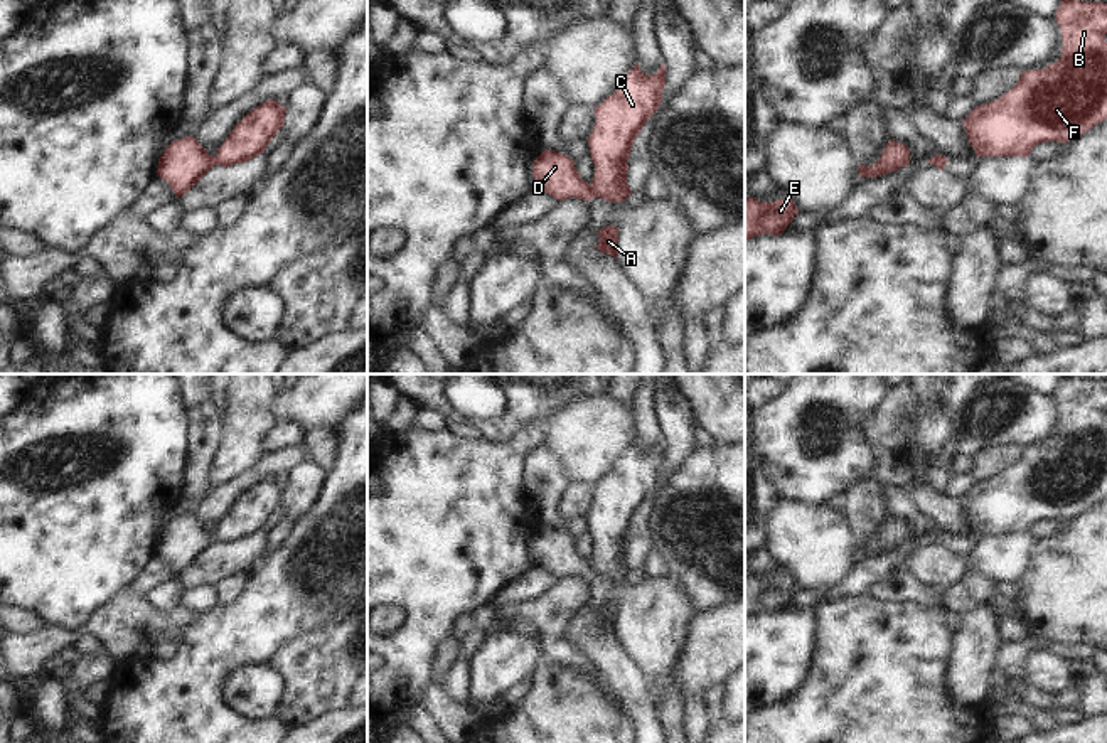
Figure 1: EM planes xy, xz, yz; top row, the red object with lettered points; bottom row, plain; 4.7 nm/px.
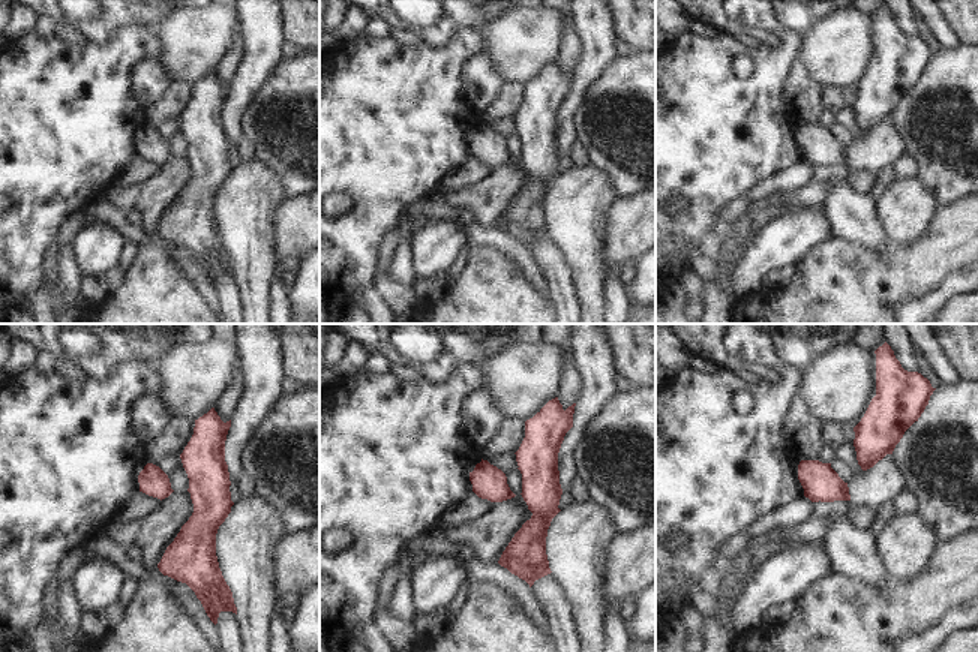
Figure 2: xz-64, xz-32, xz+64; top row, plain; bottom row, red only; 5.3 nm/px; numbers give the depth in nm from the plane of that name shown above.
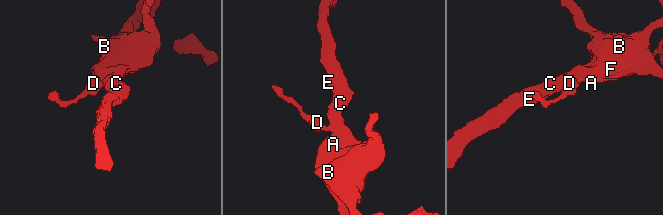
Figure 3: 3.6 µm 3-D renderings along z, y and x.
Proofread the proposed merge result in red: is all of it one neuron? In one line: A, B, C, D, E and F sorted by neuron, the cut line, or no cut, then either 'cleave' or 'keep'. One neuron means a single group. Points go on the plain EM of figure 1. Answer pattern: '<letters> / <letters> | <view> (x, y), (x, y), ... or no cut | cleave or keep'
A B C E F / D | xz (590, 561), (597, 571) | cleave

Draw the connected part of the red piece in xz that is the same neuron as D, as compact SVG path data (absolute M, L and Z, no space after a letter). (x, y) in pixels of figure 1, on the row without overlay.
M544 527L532 543L532 553L541 568L558 578L570 575L591 578L596 569L575 546L575 537L554 527Z

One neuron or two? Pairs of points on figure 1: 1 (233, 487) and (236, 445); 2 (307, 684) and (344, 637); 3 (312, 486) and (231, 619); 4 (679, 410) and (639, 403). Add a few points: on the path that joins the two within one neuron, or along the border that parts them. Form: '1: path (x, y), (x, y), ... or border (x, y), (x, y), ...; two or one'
1: border (250, 467), (224, 482), (211, 486); two
2: path (319, 673), (342, 649); one
3: border (322, 492), (317, 506), (295, 523); two
4: border (654, 391), (654, 411), (666, 438); two

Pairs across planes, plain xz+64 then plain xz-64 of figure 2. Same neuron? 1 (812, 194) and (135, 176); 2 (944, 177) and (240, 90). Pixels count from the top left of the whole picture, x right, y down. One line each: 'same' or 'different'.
1: different
2: different

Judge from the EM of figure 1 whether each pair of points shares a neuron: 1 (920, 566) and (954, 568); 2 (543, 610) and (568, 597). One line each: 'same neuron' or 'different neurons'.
1: same neuron
2: same neuron

